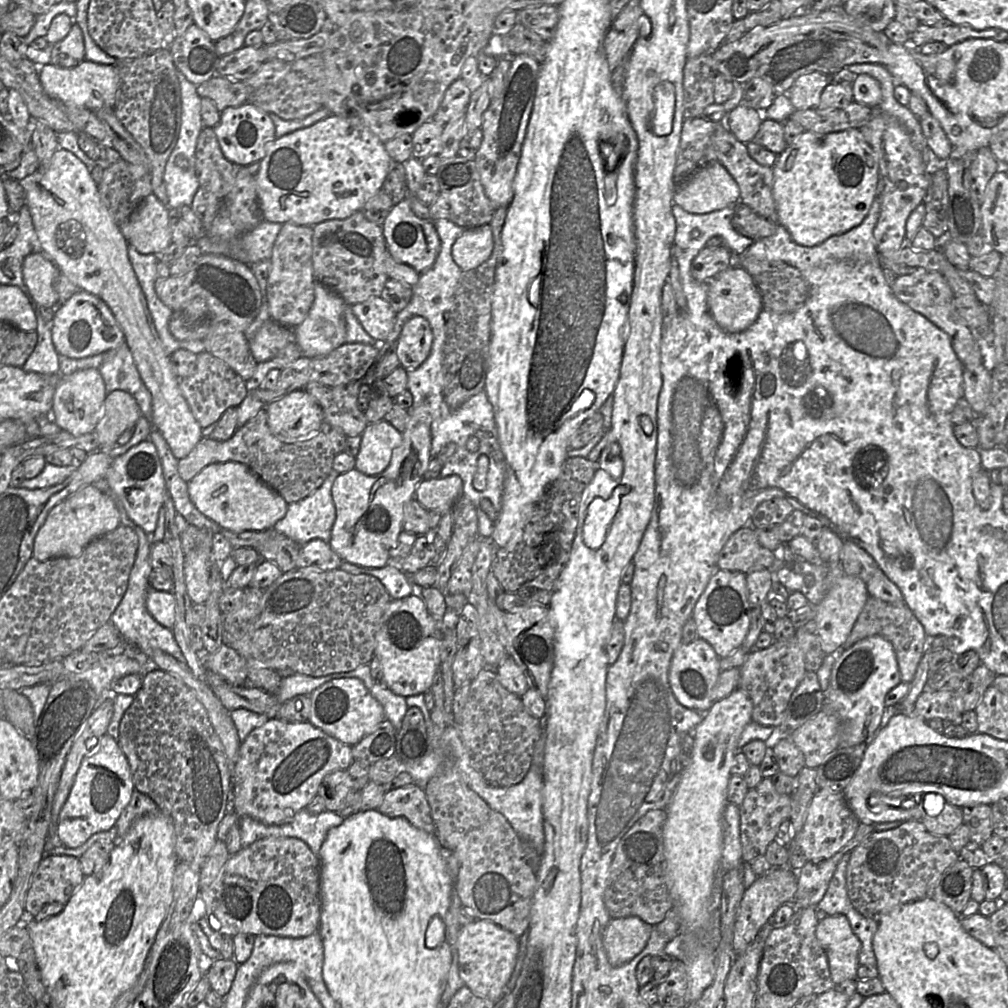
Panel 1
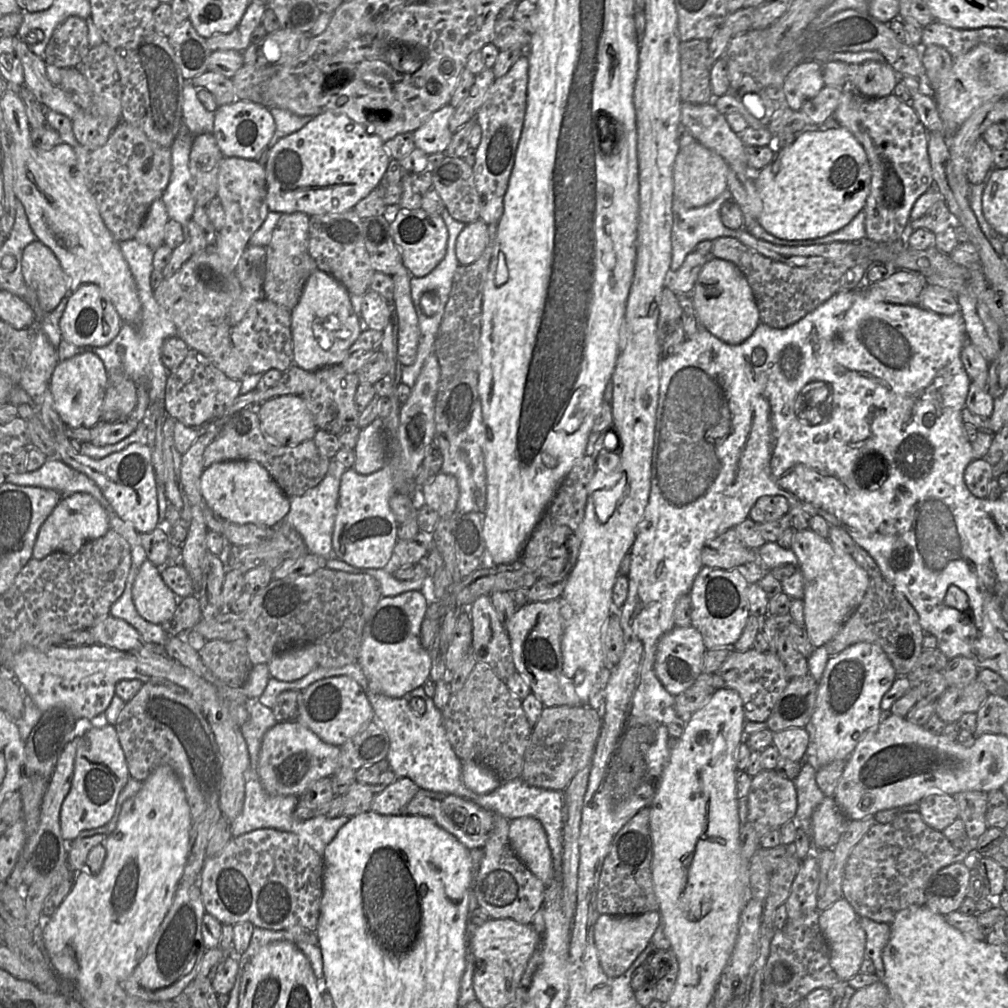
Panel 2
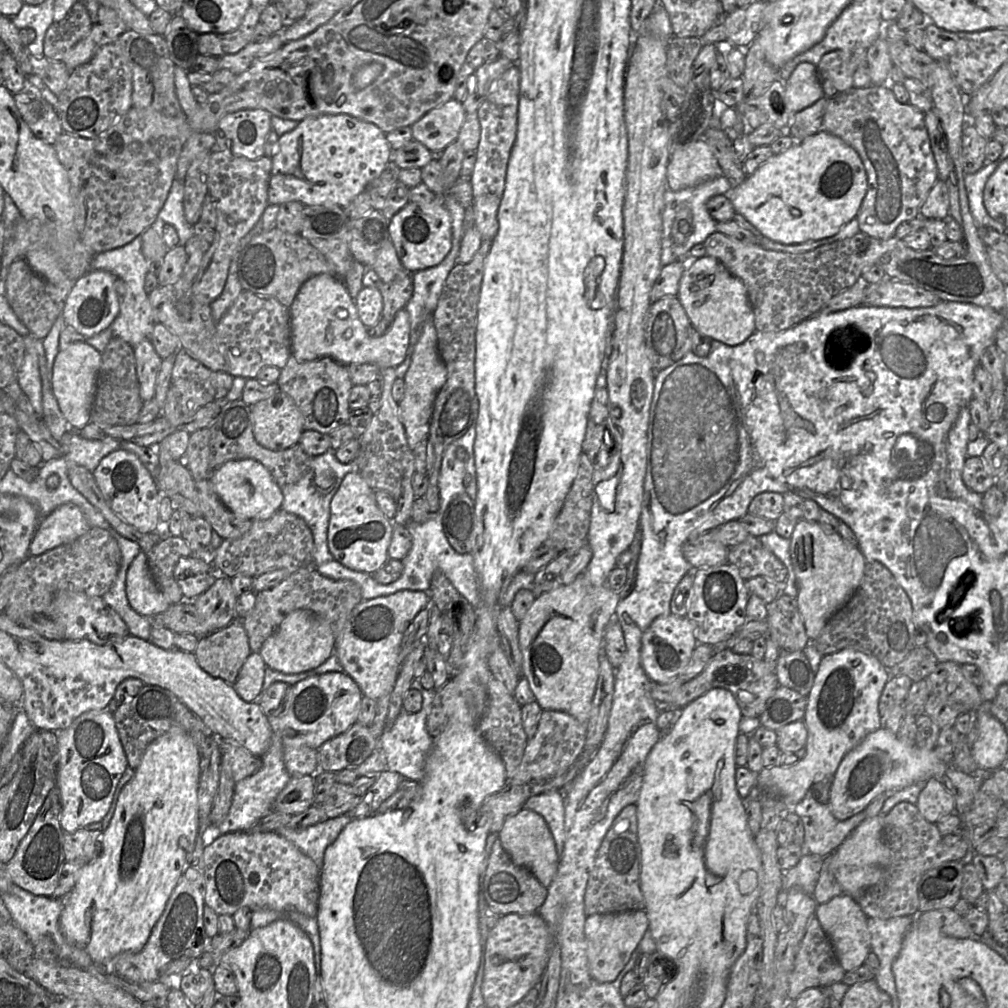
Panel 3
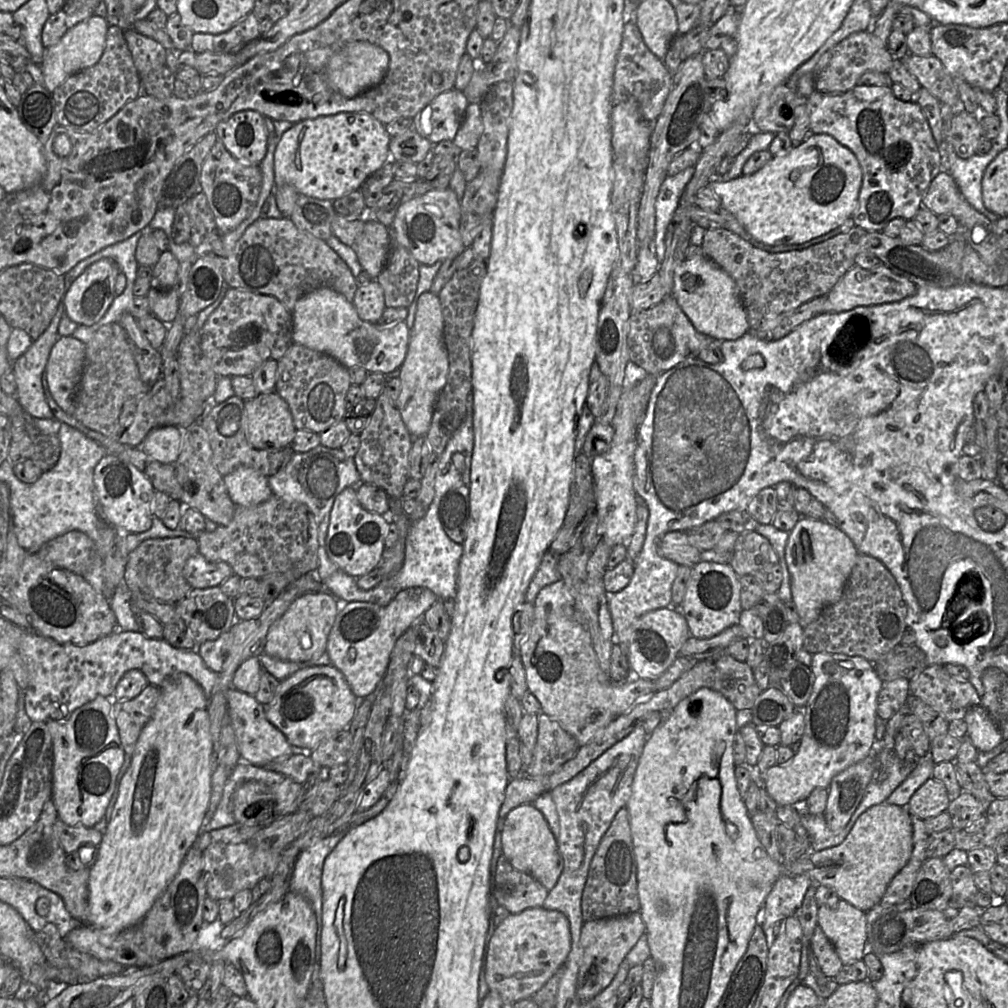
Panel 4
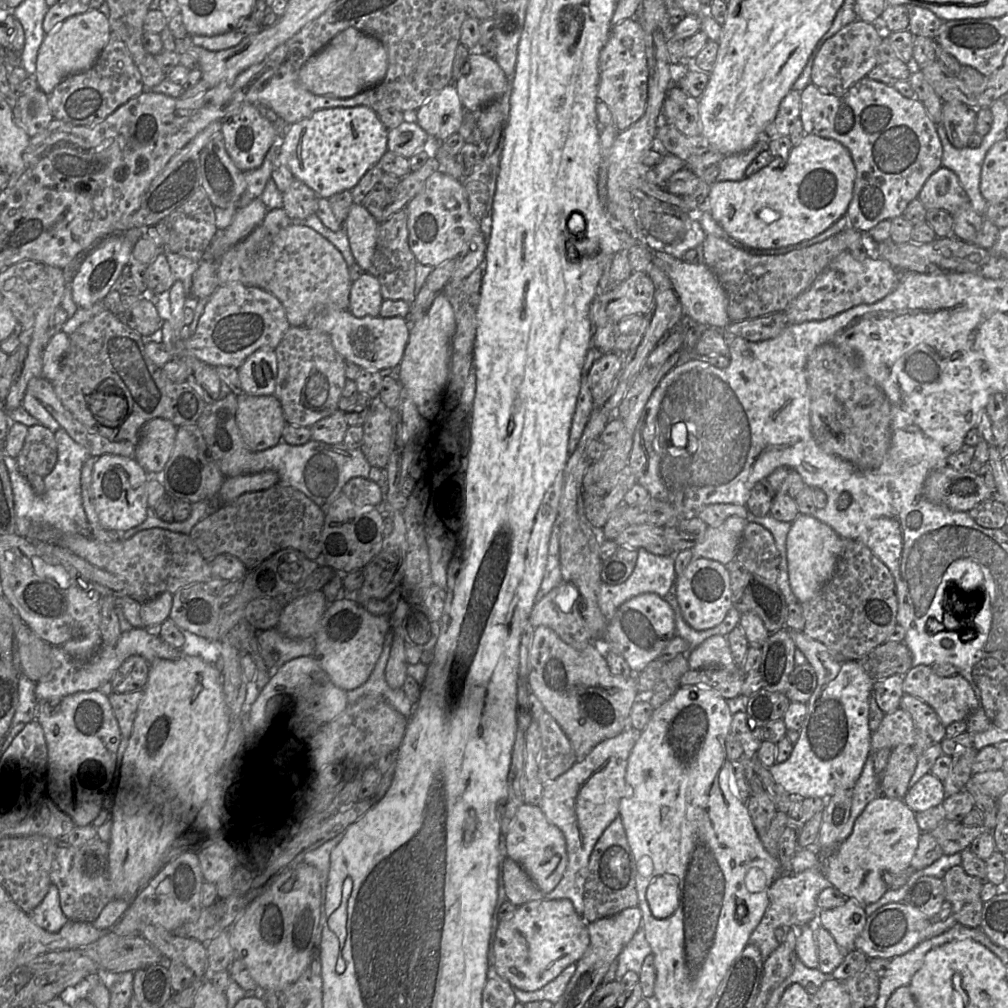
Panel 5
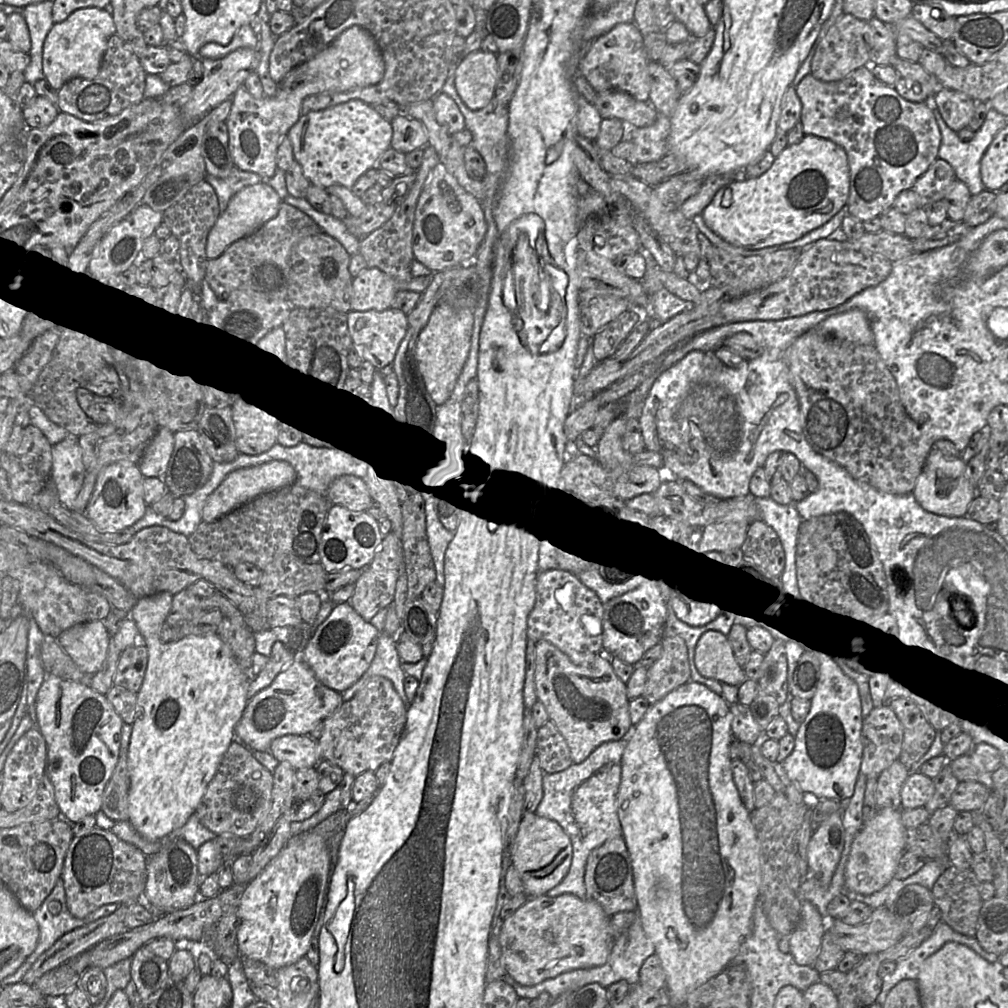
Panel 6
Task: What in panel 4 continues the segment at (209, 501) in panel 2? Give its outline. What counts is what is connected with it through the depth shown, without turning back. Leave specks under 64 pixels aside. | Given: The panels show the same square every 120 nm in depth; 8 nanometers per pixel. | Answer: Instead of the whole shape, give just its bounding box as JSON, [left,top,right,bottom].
[223,467,273,506]

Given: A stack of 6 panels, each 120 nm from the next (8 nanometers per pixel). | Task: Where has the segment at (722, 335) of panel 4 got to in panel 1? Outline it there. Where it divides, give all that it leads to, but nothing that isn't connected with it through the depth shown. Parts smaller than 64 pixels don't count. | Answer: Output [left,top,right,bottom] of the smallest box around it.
[707,266,763,333]

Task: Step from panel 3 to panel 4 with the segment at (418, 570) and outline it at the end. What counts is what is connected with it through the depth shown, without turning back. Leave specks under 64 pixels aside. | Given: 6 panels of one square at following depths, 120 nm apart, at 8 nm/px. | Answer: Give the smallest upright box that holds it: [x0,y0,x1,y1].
[323,501,463,606]

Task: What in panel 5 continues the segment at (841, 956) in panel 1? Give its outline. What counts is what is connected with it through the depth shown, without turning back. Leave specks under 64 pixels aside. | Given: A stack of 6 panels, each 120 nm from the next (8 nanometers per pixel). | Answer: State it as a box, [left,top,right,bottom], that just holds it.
[817,899,866,954]

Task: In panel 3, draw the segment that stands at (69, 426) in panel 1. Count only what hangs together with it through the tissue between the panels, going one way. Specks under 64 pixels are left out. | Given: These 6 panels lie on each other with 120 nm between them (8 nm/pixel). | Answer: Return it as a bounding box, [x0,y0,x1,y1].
[52,341,101,430]

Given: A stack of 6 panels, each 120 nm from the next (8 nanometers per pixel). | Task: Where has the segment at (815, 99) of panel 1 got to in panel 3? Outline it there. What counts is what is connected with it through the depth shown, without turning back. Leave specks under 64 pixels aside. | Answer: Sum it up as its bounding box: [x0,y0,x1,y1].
[784,62,825,113]

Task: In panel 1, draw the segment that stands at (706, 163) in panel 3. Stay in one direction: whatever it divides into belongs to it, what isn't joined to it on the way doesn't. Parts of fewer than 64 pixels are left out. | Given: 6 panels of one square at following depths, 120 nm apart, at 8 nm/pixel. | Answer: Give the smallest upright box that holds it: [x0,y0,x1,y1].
[673,161,740,214]

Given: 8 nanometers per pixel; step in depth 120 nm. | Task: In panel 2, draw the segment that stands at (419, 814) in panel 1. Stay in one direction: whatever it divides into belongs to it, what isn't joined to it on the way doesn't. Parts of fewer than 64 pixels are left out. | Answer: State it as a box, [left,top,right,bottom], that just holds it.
[371,777,420,815]

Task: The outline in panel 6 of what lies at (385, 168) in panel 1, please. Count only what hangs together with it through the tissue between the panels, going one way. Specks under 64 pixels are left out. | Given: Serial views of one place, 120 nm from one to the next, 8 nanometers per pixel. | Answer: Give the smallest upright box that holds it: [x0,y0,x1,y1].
[286,99,391,189]

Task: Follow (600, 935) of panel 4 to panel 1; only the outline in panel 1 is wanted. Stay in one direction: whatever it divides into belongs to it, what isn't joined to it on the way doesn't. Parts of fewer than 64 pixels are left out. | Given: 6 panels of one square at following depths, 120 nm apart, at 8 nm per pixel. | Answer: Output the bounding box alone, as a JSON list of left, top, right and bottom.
[603,917,653,966]

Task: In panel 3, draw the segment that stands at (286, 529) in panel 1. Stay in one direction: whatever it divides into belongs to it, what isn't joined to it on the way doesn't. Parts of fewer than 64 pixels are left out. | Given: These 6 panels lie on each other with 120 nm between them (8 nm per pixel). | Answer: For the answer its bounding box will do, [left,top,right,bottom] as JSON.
[280,450,357,567]

